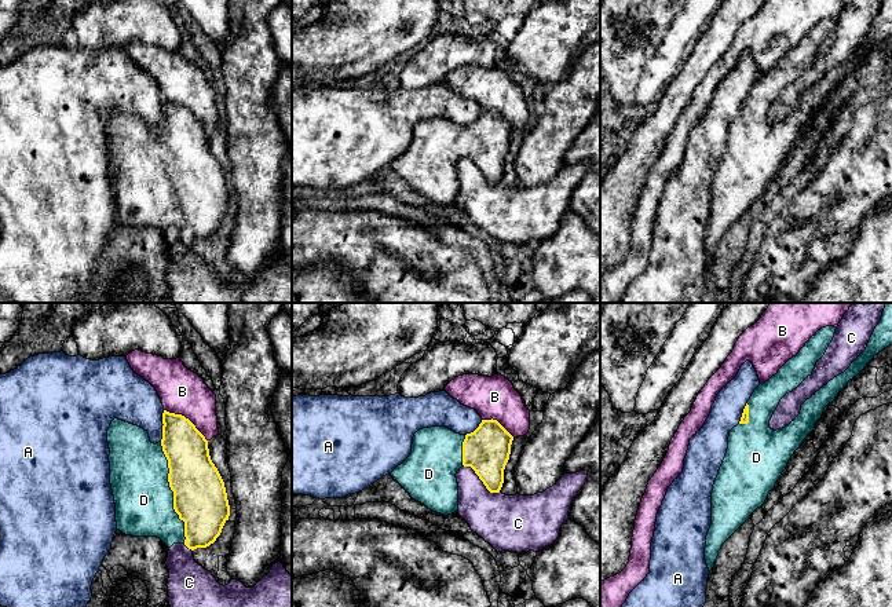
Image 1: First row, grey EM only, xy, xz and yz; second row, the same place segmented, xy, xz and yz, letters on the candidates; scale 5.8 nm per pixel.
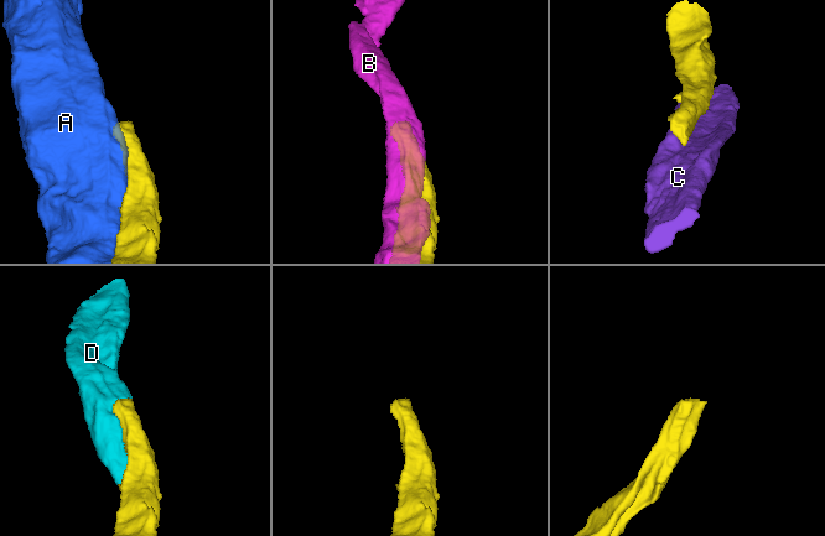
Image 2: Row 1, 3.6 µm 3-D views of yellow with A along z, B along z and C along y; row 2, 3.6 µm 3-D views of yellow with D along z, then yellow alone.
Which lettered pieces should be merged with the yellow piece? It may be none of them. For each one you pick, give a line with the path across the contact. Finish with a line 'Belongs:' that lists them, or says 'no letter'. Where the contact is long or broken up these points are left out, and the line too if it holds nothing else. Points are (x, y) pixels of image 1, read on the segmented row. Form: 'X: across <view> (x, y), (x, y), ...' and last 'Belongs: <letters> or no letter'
Belongs: D

